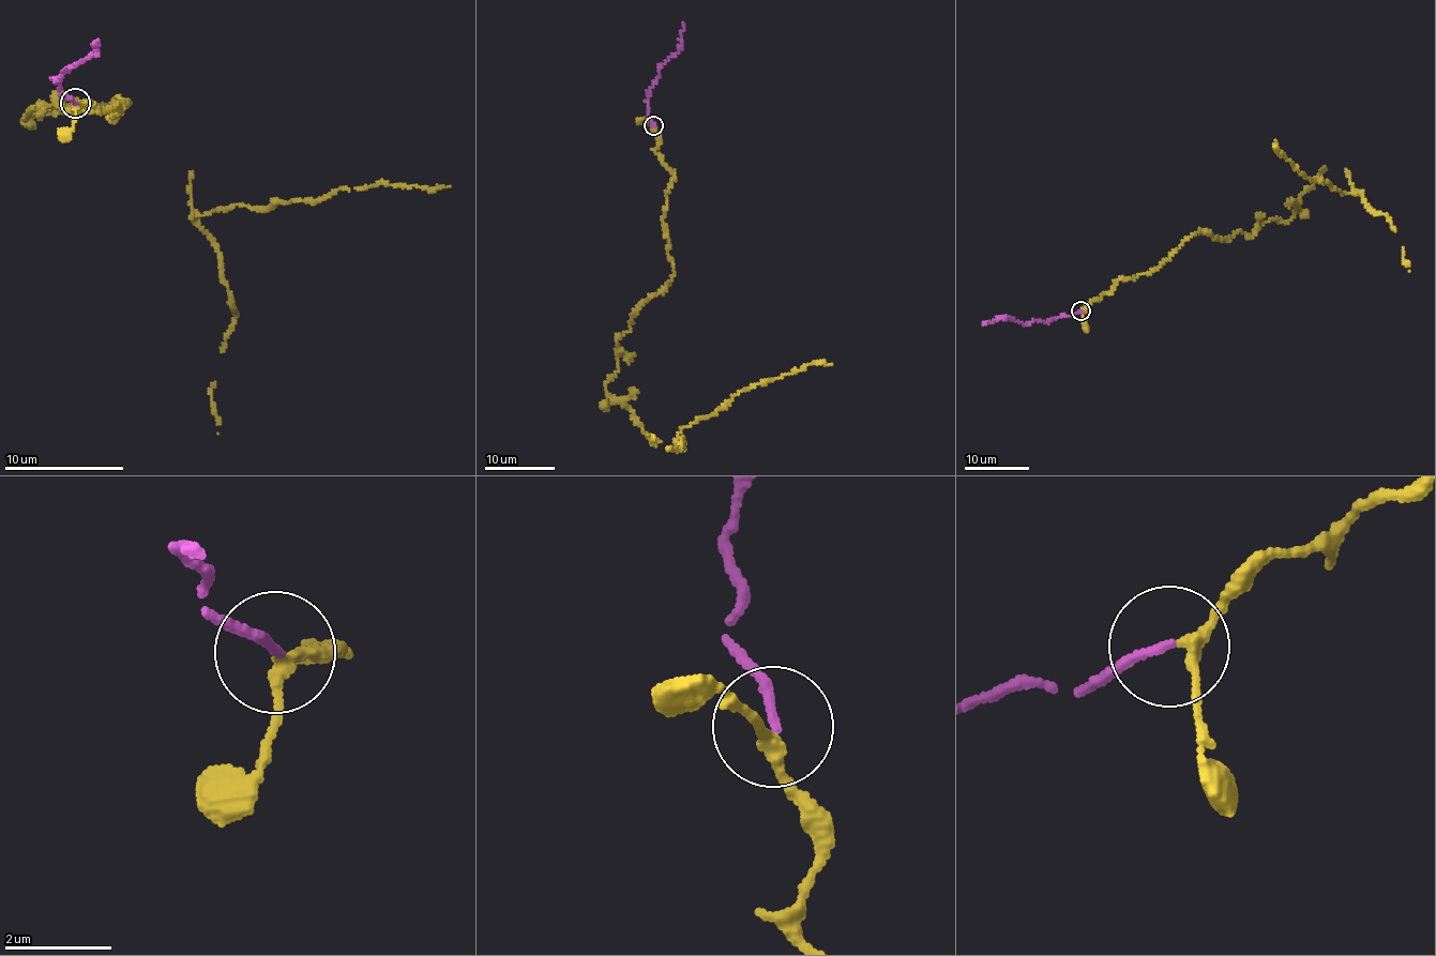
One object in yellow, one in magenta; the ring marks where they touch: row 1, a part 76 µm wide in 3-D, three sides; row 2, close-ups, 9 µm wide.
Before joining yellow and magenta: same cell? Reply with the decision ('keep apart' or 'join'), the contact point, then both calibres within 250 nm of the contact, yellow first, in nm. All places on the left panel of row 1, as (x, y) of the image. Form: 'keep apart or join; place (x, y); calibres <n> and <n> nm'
join; place (75, 103); calibres 190 and 170 nm

